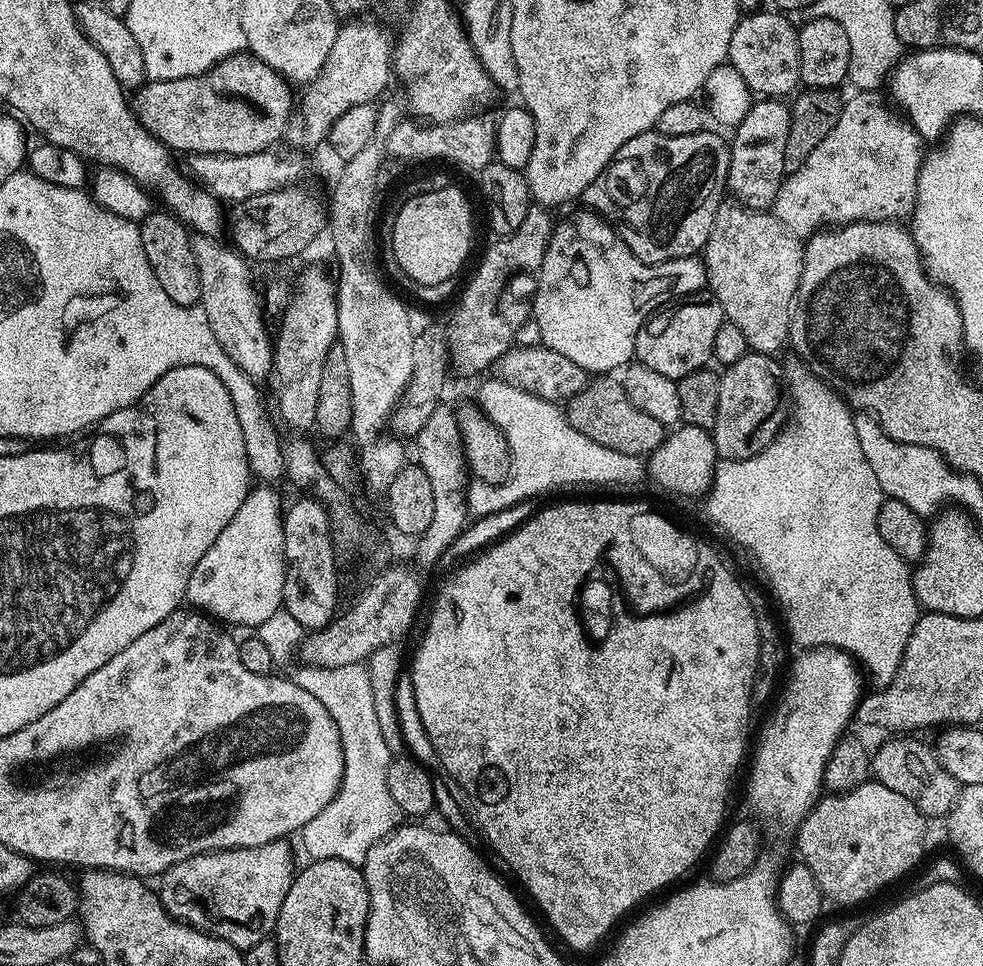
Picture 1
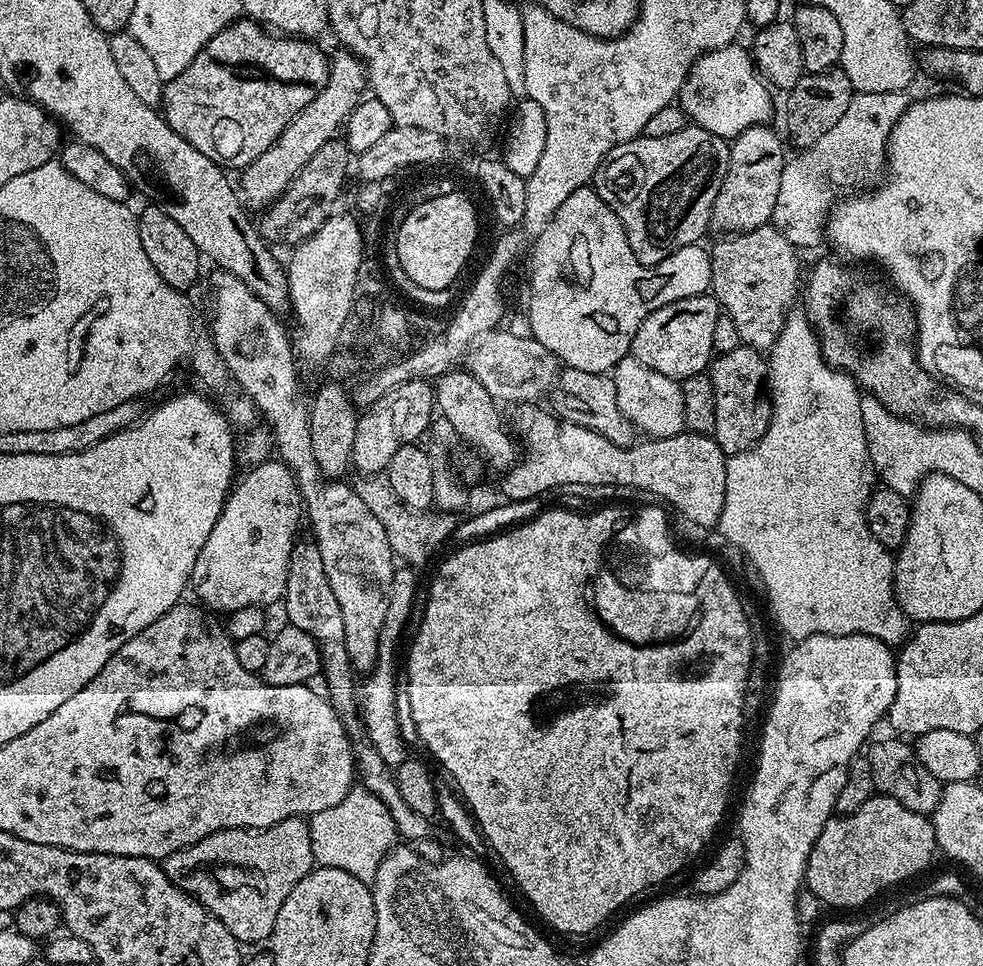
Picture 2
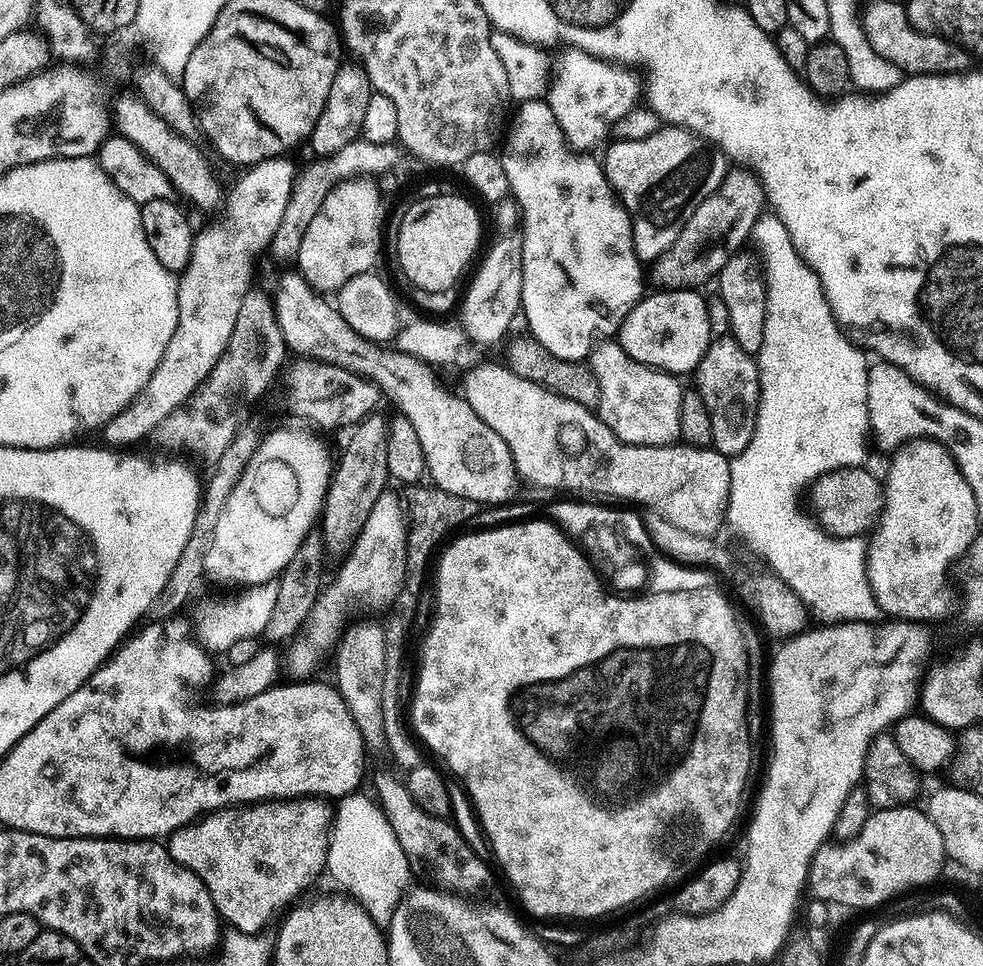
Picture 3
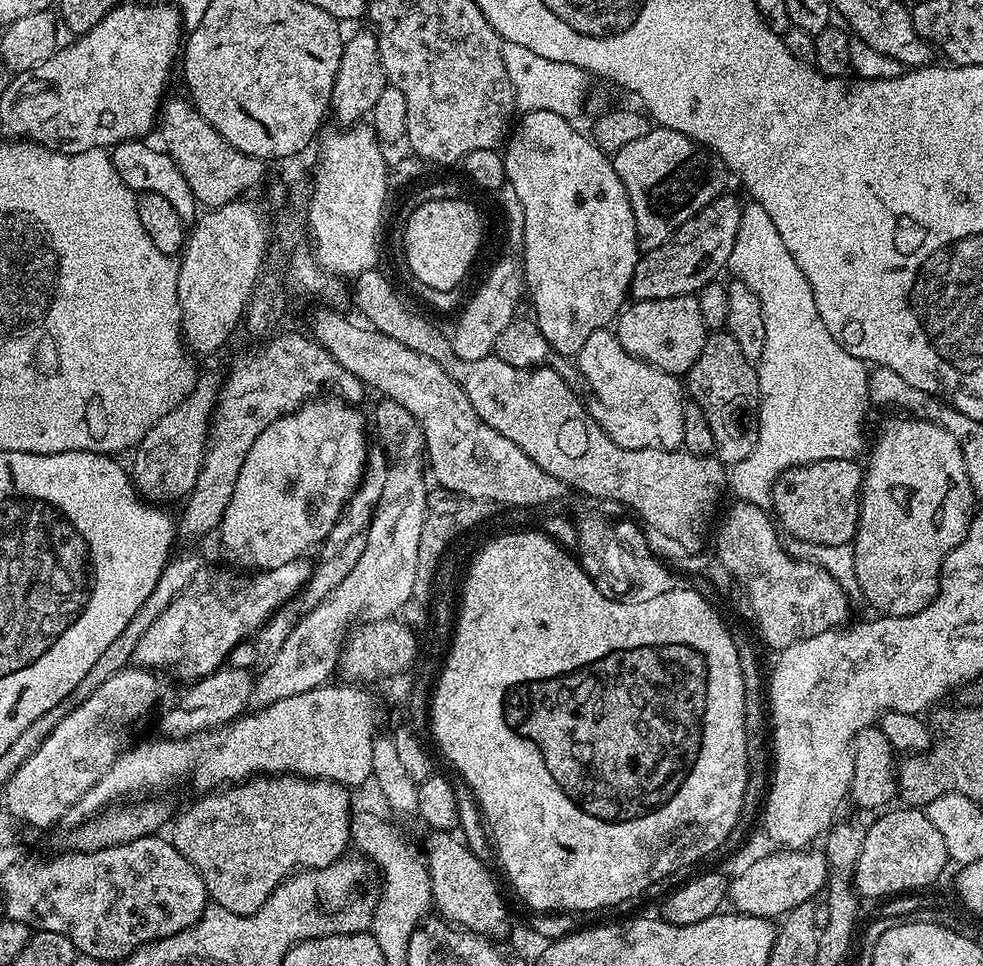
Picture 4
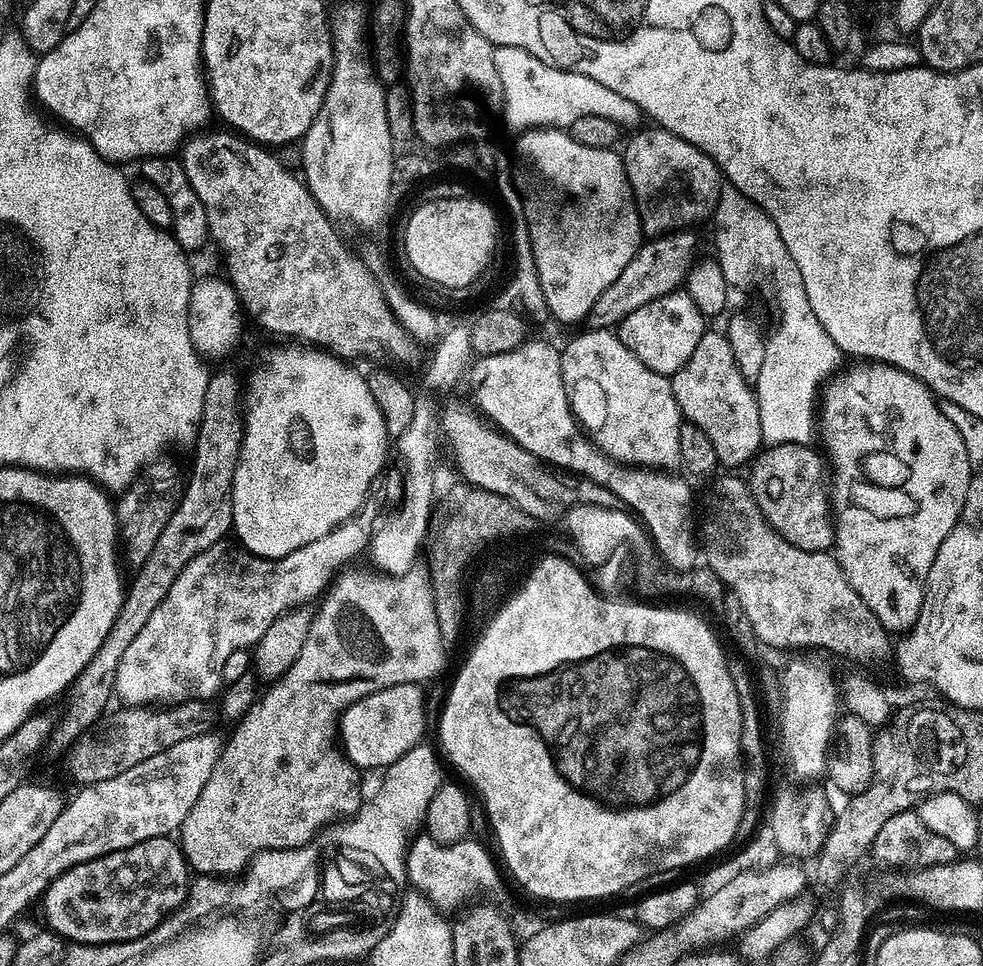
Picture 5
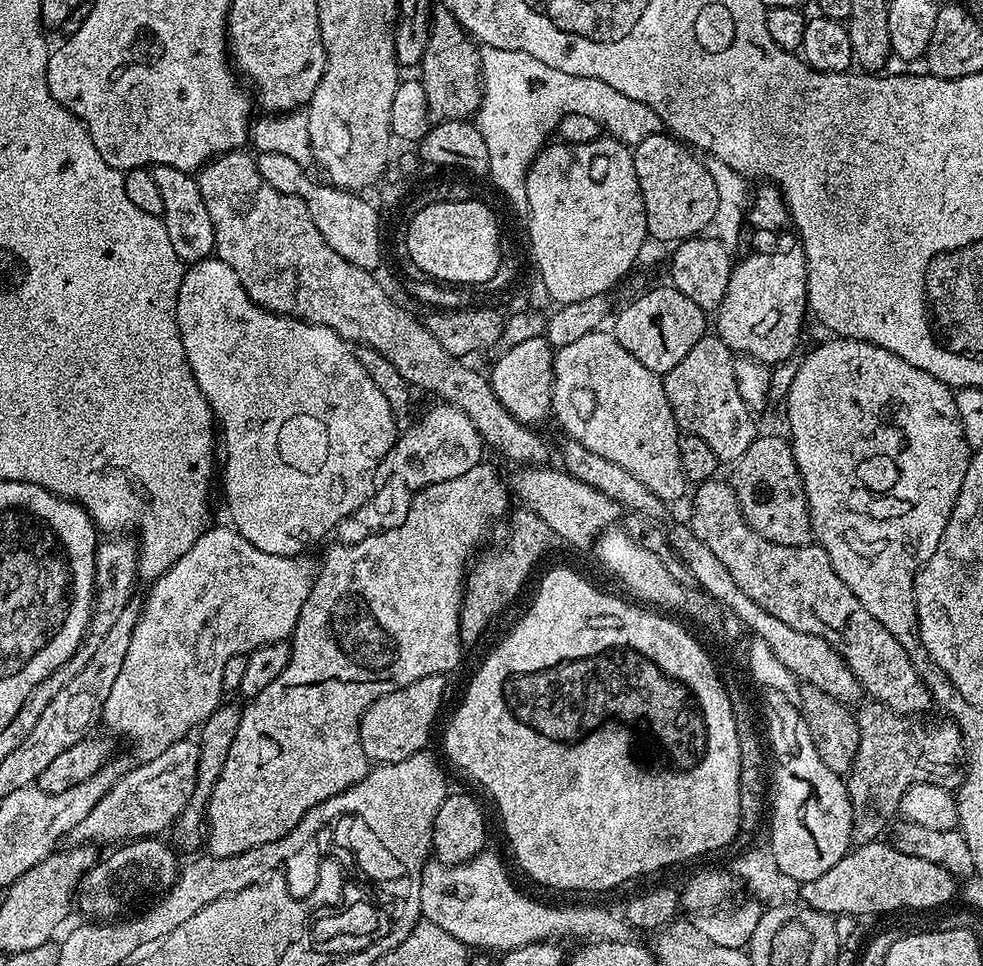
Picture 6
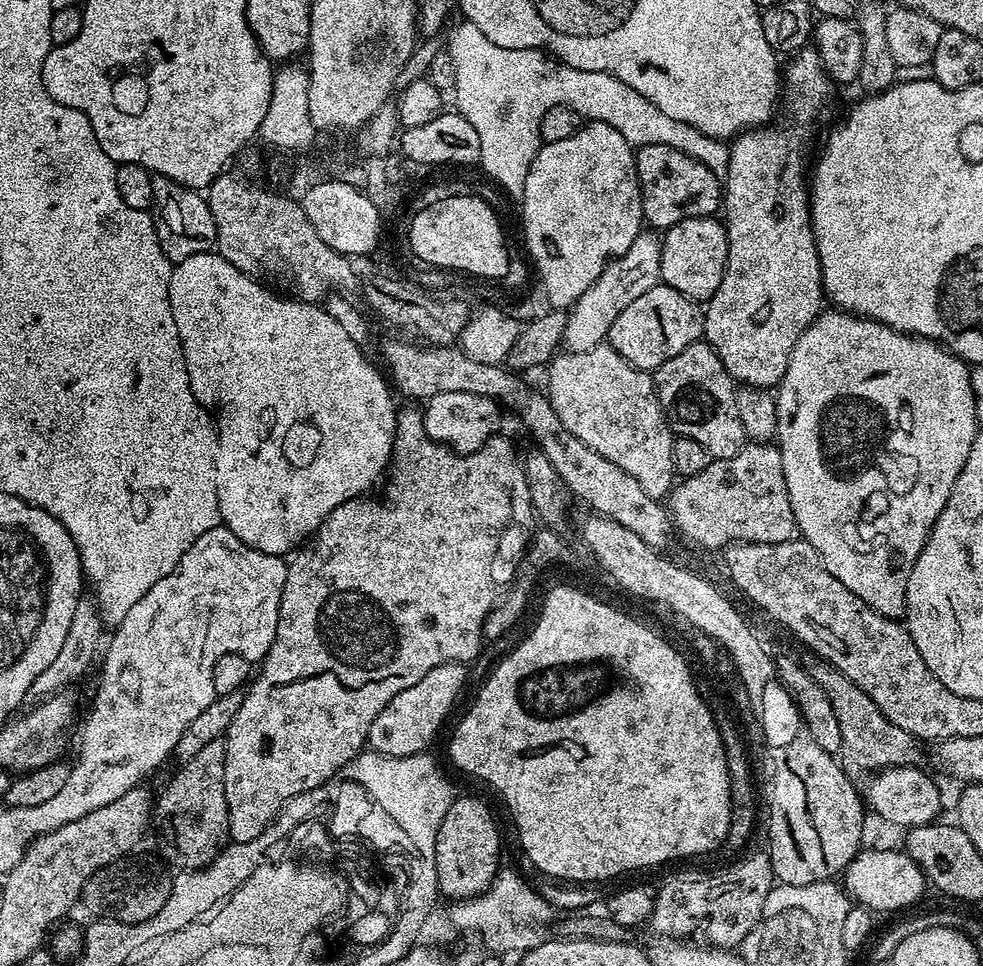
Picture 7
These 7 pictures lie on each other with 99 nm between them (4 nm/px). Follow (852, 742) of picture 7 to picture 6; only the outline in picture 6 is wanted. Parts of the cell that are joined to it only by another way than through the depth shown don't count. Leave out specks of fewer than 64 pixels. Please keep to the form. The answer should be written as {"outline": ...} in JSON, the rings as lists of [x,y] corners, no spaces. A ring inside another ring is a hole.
{"outline":[[[875,702],[861,703],[856,712],[856,721],[858,722],[858,754],[852,763],[852,771],[847,785],[848,797],[852,799],[852,830],[854,833],[854,840],[857,845],[862,845],[879,841],[881,837],[883,837],[880,835],[887,830],[888,823],[894,818],[897,819],[900,810],[900,800],[906,794],[906,790],[910,790],[910,786],[914,786],[915,784],[941,784],[943,788],[949,790],[957,787],[958,781],[962,776],[962,764],[958,757],[962,752],[963,738],[960,736],[960,728],[953,722],[946,722],[946,724],[919,724],[919,719],[903,716],[901,712],[890,710],[885,704],[877,704]]]}

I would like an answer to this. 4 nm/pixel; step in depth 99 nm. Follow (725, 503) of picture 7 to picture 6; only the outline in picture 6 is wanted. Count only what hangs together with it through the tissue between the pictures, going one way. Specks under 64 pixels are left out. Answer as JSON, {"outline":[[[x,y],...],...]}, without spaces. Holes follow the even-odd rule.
{"outline":[[[757,435],[743,458],[735,461],[736,477],[731,477],[730,483],[736,489],[736,502],[740,505],[745,521],[755,532],[775,544],[800,548],[804,544],[813,543],[812,522],[808,513],[808,499],[804,493],[804,479],[800,476],[796,465],[791,443],[783,435],[781,436]]]}

